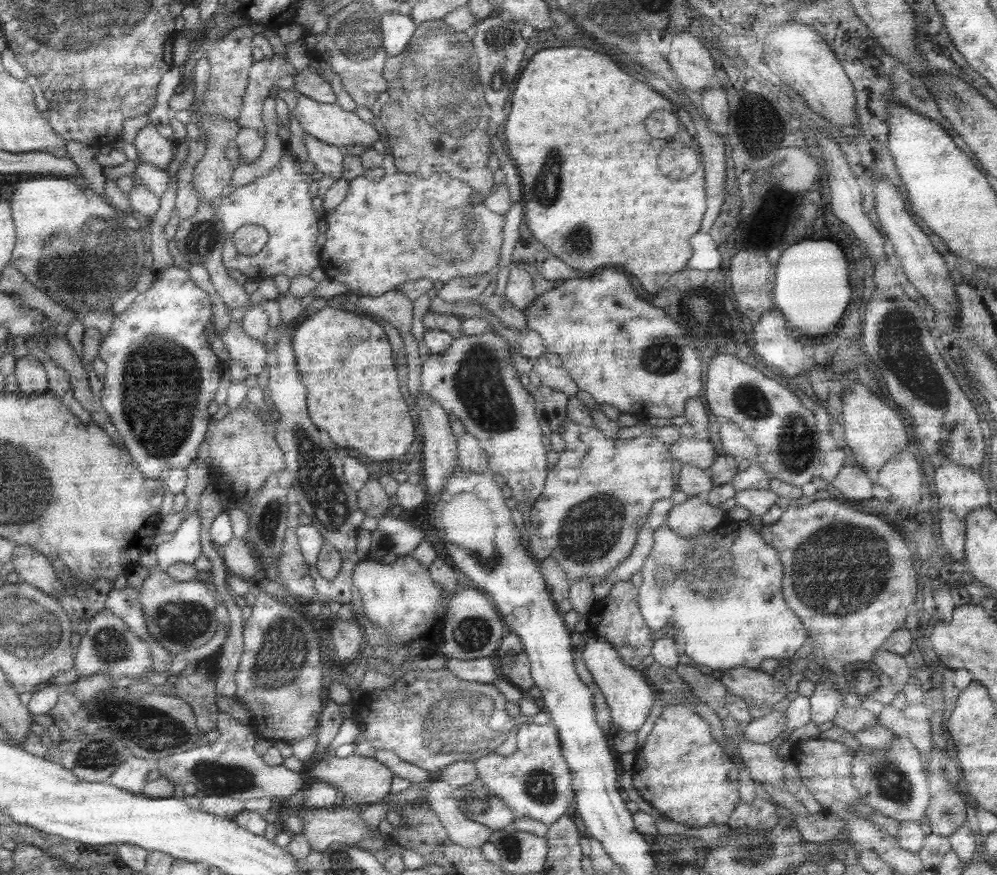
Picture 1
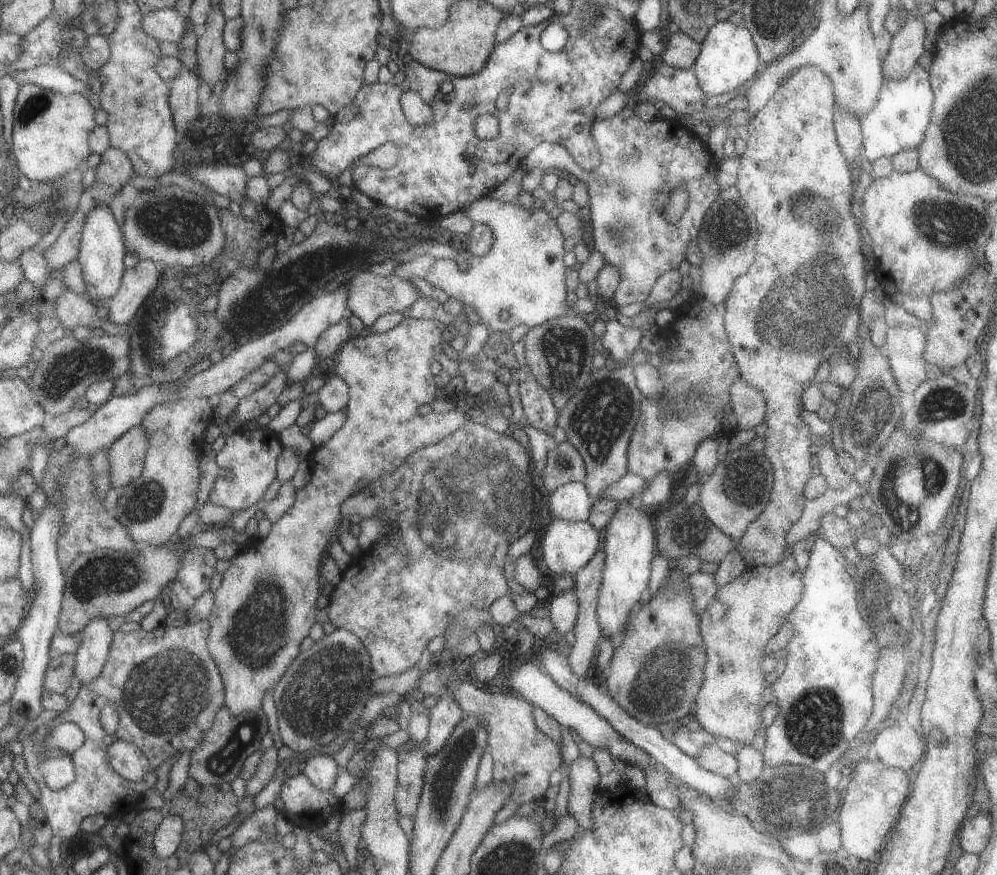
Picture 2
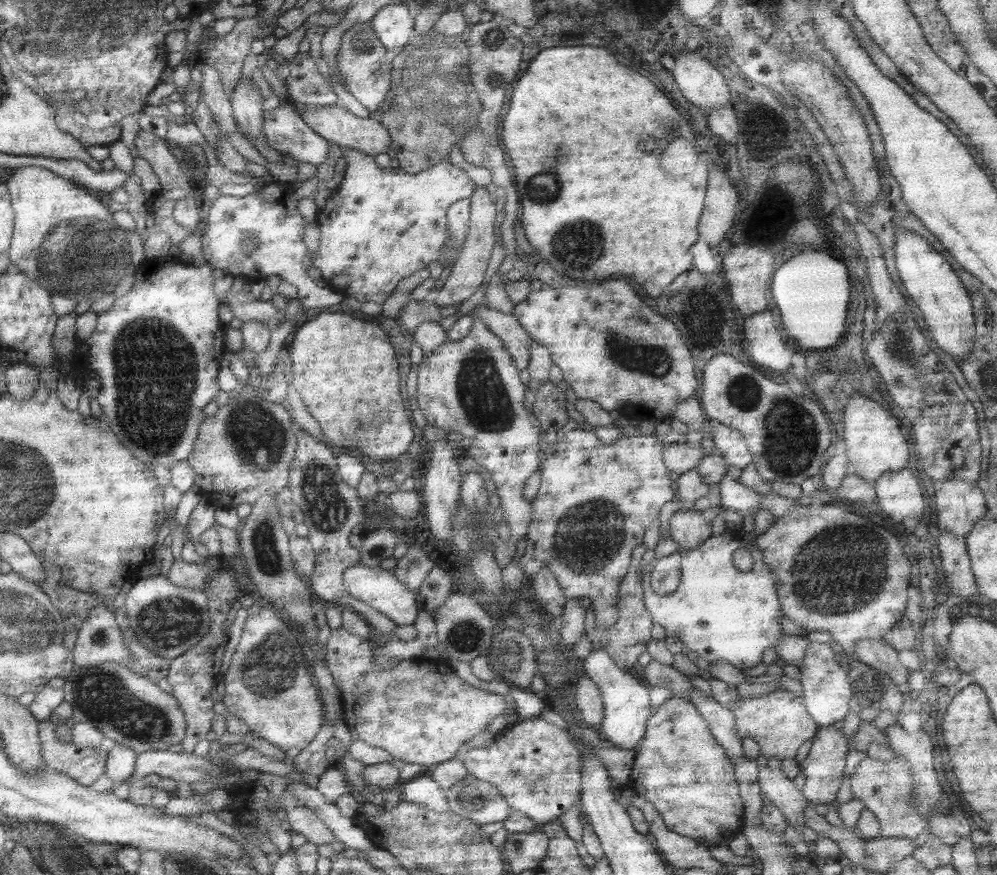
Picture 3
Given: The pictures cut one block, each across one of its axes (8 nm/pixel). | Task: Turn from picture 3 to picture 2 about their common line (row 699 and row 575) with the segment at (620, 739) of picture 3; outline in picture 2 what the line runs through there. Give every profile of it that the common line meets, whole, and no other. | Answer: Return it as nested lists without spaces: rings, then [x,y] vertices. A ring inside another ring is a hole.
[[[619,502],[611,520],[601,532],[601,550],[605,554],[605,564],[597,594],[597,620],[603,634],[623,634],[629,614],[635,612],[637,602],[647,590],[651,562],[655,558],[655,530],[651,524],[651,512],[645,508],[633,508],[633,504],[629,502]]]

